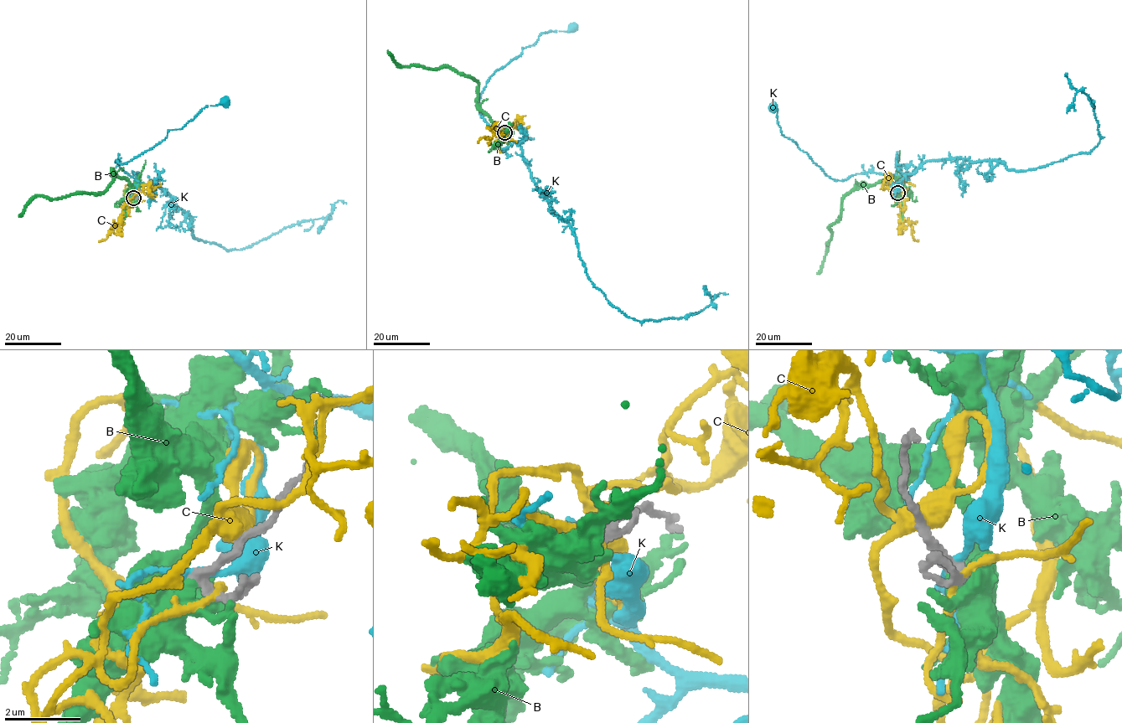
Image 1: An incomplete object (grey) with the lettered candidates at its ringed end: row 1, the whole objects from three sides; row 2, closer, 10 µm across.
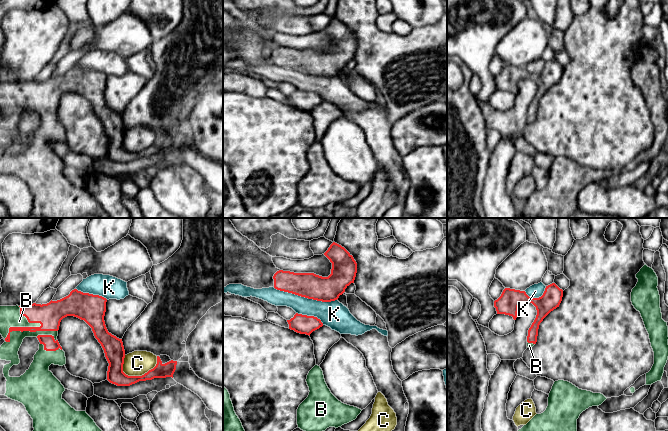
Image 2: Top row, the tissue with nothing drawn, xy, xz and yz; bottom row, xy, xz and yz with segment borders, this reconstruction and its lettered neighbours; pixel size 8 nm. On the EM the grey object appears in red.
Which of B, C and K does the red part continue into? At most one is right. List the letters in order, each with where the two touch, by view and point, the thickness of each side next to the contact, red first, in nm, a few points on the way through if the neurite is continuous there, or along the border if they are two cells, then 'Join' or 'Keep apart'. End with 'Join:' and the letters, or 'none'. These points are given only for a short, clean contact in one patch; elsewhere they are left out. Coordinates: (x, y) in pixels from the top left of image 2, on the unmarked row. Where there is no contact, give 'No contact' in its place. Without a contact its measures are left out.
B: Touches red at xy (30, 107). Thickness 200 nm (red) against 160 nm. Join
C: Touches red at xy (144, 150). Thickness 140 nm (red) against 200 nm. Boundary: xy (157, 132), (155, 141), (141, 151), (126, 151), (122, 147). Keep apart
K: Touches red at xz (305, 73). Thickness 200 nm (red) against 200 nm. Keep apart
Join: B

